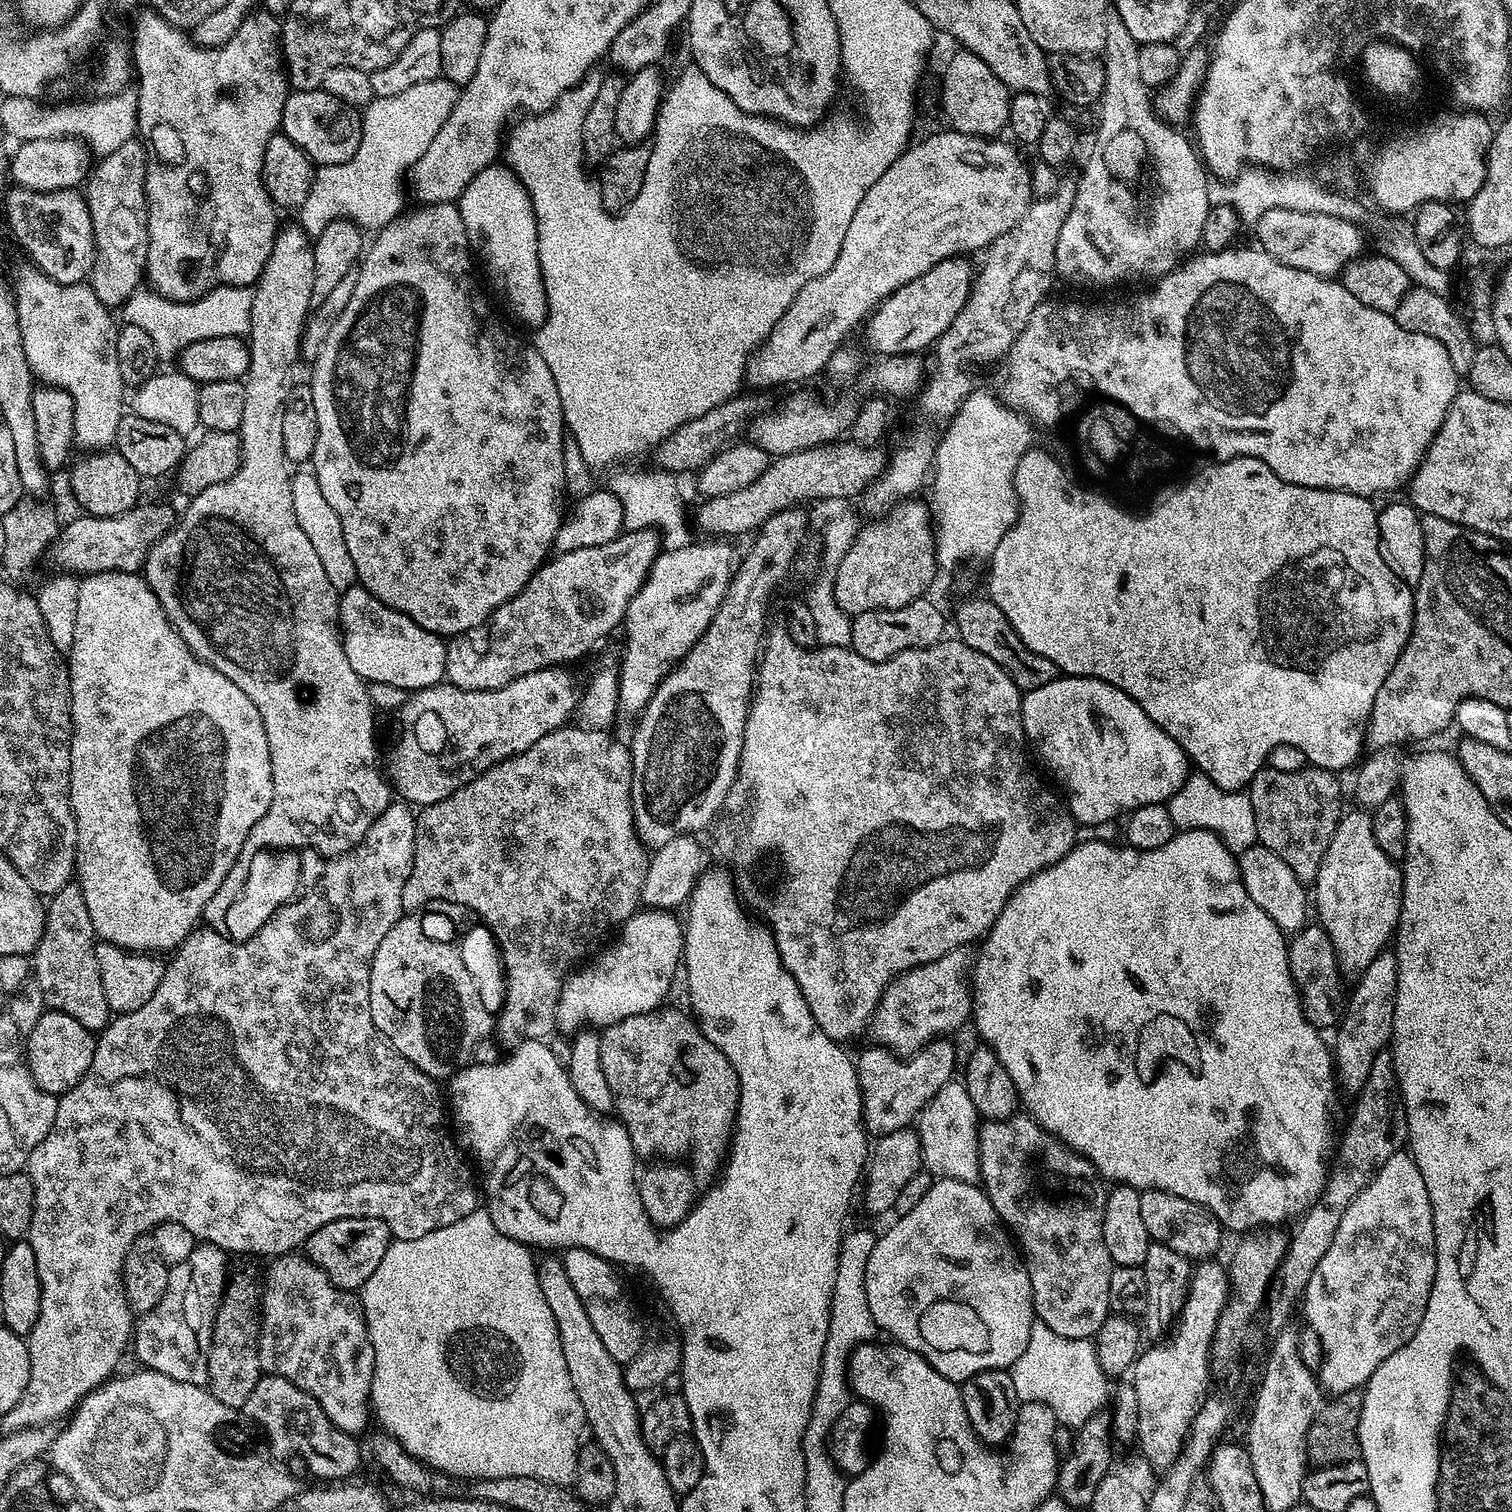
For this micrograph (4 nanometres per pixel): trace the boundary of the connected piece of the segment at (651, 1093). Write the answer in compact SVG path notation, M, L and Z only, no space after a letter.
M668 1007L631 1016L603 1029L600 1038L602 1070L606 1073L606 1082L610 1082L614 1112L628 1131L628 1143L637 1157L652 1156L648 1158L672 1162L684 1158L680 1156L689 1156L693 1173L719 1173L732 1142L732 1129L736 1127L740 1101L738 1074L726 1054L701 1034L699 1023L687 1011Z

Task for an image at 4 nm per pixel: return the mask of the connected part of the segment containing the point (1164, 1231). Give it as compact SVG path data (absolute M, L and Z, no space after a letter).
M1155 1190L1141 1191L1140 1206L1142 1223L1146 1225L1149 1241L1165 1244L1191 1262L1199 1262L1217 1255L1222 1225L1218 1222L1218 1218L1214 1218L1210 1209L1181 1196Z

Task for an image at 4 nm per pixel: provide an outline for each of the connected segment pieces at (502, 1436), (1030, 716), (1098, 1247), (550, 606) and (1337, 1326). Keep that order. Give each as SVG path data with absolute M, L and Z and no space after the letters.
M477 1210L466 1214L466 1218L458 1218L458 1222L454 1222L450 1226L442 1226L430 1234L422 1234L422 1238L414 1238L413 1240L393 1239L386 1250L386 1254L382 1254L382 1262L378 1262L378 1270L374 1270L374 1274L370 1274L370 1278L364 1283L363 1288L359 1289L358 1299L360 1307L364 1310L364 1321L368 1327L370 1346L374 1346L374 1378L372 1379L372 1399L370 1404L374 1409L375 1419L376 1416L380 1419L379 1427L391 1434L404 1447L405 1452L409 1452L411 1456L416 1456L424 1461L429 1468L443 1472L449 1477L465 1476L465 1481L471 1482L473 1480L489 1480L490 1478L529 1476L530 1478L538 1478L561 1486L571 1485L576 1479L576 1463L578 1462L582 1441L585 1439L583 1436L586 1436L586 1421L582 1410L582 1402L578 1402L578 1394L574 1390L574 1382L570 1382L570 1370L566 1370L566 1354L562 1354L562 1342L558 1336L558 1326L554 1320L554 1314L550 1310L550 1306L546 1304L546 1298L542 1294L542 1286L536 1273L538 1260L537 1257L532 1256L535 1256L533 1249L529 1248L527 1244L518 1242L514 1238L506 1238L506 1234L502 1234L502 1230L498 1230L498 1226L494 1226L494 1222L487 1210Z
M1061 675L1059 678L1051 680L1046 686L1038 686L1038 690L1023 693L1020 701L1020 713L1027 743L1031 747L1032 744L1036 747L1036 752L1044 759L1045 766L1056 775L1057 782L1064 787L1063 795L1066 797L1068 812L1077 825L1087 826L1101 824L1107 820L1115 821L1116 816L1123 817L1125 814L1133 812L1135 808L1141 808L1147 804L1163 804L1188 781L1190 761L1188 755L1182 750L1182 746L1178 746L1178 742L1174 742L1174 738L1170 738L1170 734L1166 734L1166 730L1162 730L1162 726L1158 726L1146 714L1146 710L1142 710L1142 706L1138 706L1138 702L1134 698L1130 698L1130 694L1118 690L1113 684L1107 684L1089 676Z
M1027 1114L981 1123L978 1151L982 1187L1022 1249L1022 1259L1030 1274L1036 1320L1050 1326L1062 1338L1092 1340L1110 1314L1110 1276L1114 1267L1102 1238L1102 1218L1108 1201L1105 1181L1081 1152L1062 1143Z
M643 528L637 532L625 531L602 546L586 546L582 550L553 555L540 565L521 592L492 612L492 619L486 625L488 645L481 656L468 638L457 639L453 643L457 644L447 649L448 657L444 663L447 683L466 690L492 690L534 670L564 666L569 663L567 660L586 655L599 636L608 636L623 625L629 602L634 594L638 594L661 551L661 537L653 529Z
M1401 1150L1390 1155L1386 1164L1378 1170L1364 1190L1353 1200L1353 1204L1348 1206L1342 1220L1338 1225L1337 1233L1334 1234L1329 1250L1323 1255L1314 1274L1310 1275L1309 1284L1302 1295L1302 1306L1304 1304L1304 1320L1309 1329L1317 1336L1321 1343L1321 1362L1318 1369L1318 1383L1325 1393L1333 1397L1341 1396L1347 1392L1355 1392L1363 1389L1368 1383L1370 1374L1394 1354L1394 1350L1402 1350L1410 1338L1418 1330L1422 1322L1422 1314L1426 1314L1426 1306L1430 1302L1430 1290L1434 1286L1434 1274L1436 1273L1436 1243L1434 1242L1434 1218L1432 1217L1432 1207L1430 1206L1430 1194L1426 1194L1426 1182L1422 1182L1422 1170L1414 1162L1411 1152Z

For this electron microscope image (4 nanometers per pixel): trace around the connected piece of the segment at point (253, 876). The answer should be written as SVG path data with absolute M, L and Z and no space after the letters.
M266 850L254 854L247 870L246 882L238 892L238 897L230 902L226 917L223 918L222 930L228 939L242 942L256 934L281 904L297 895L302 871L300 857L293 853L284 850Z

